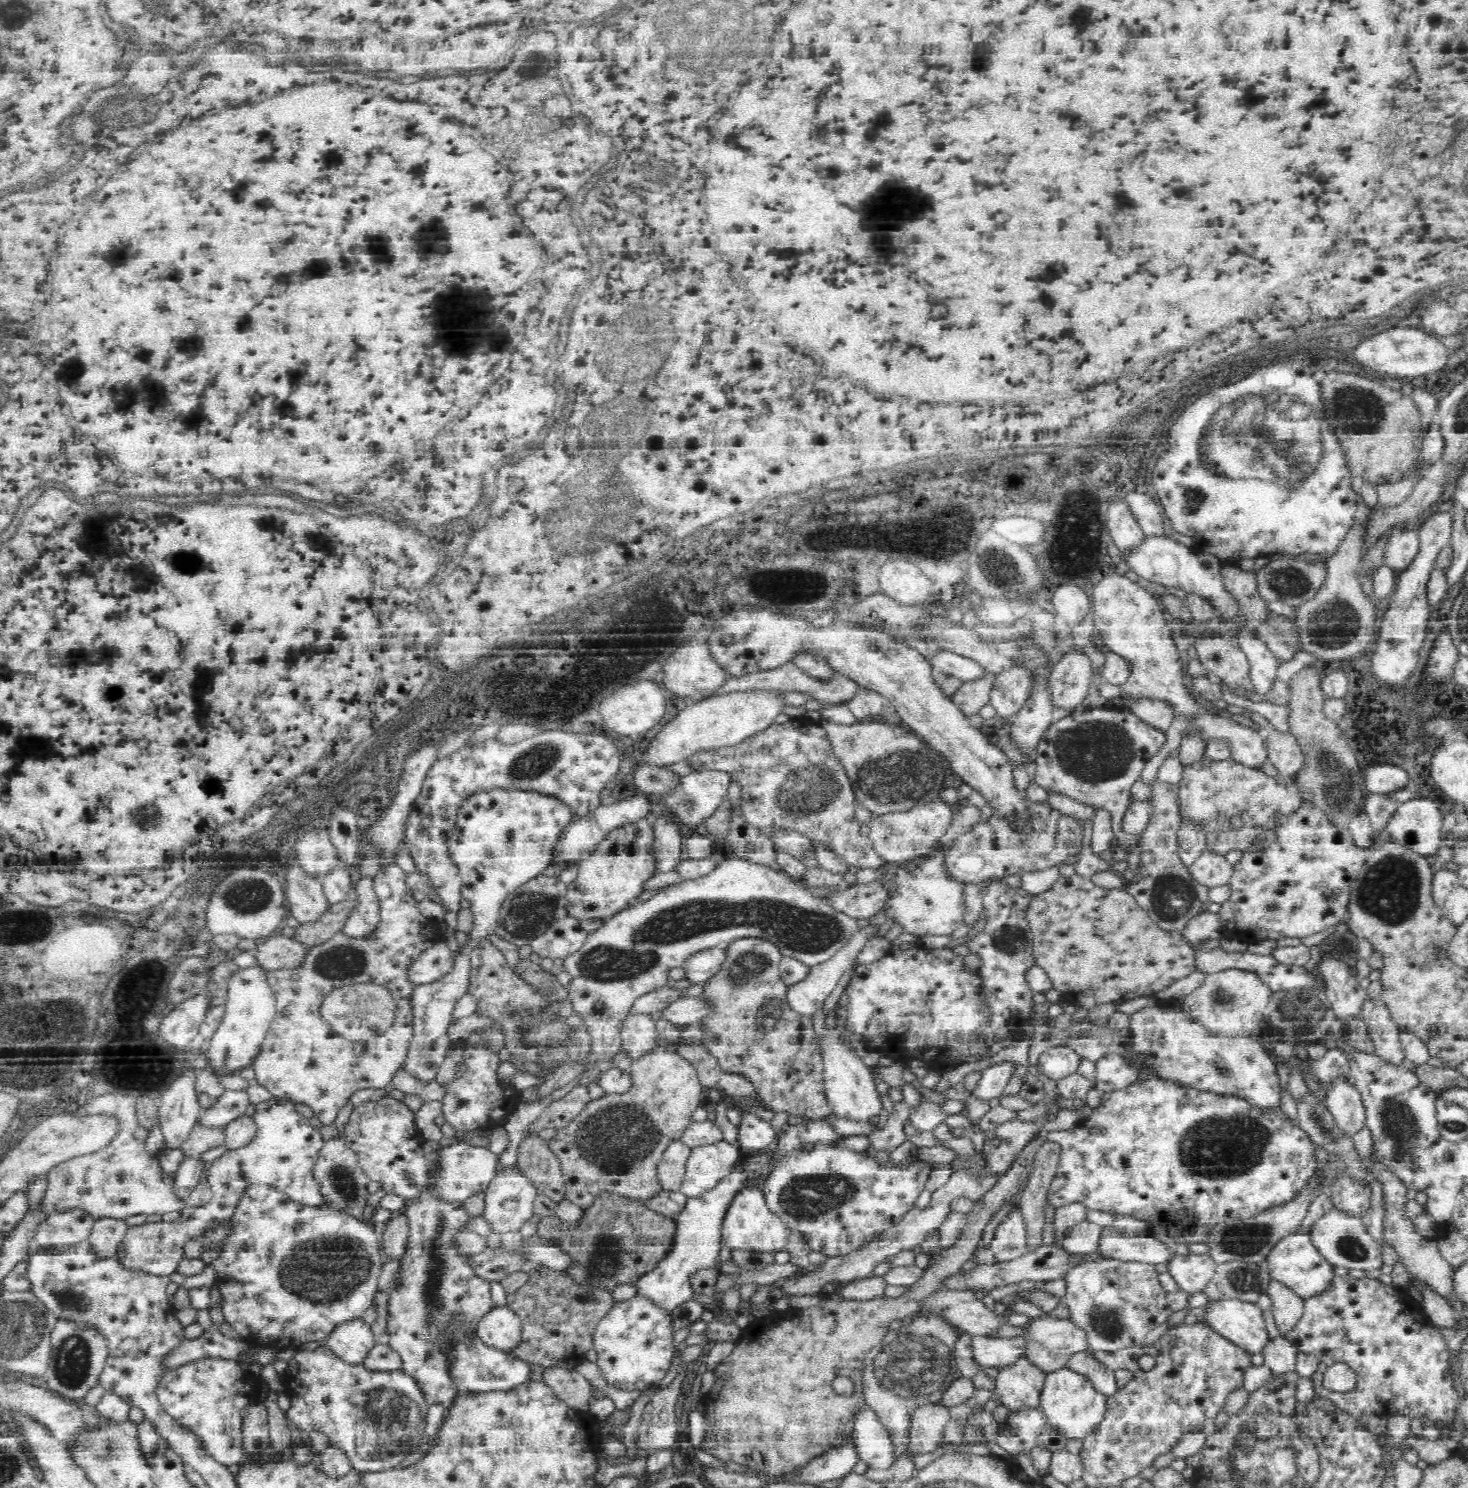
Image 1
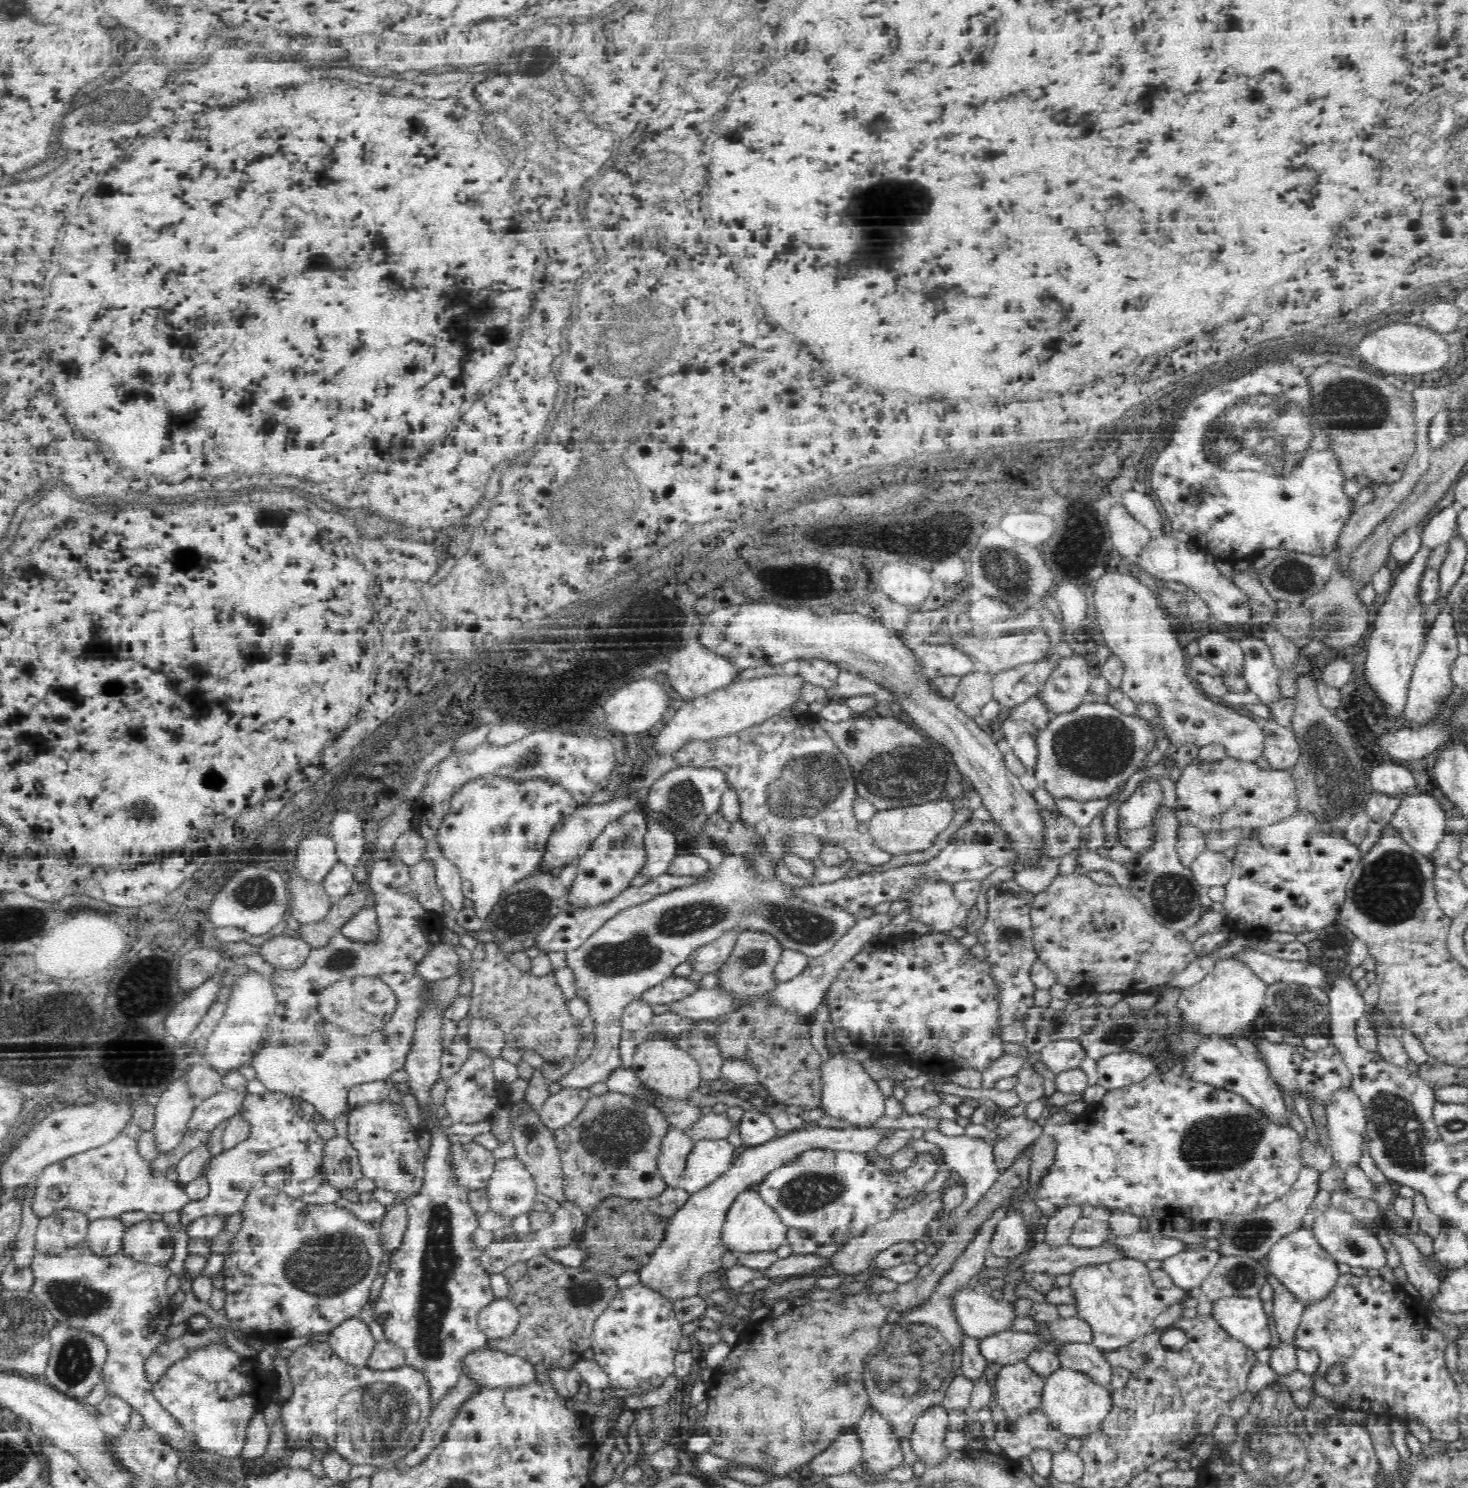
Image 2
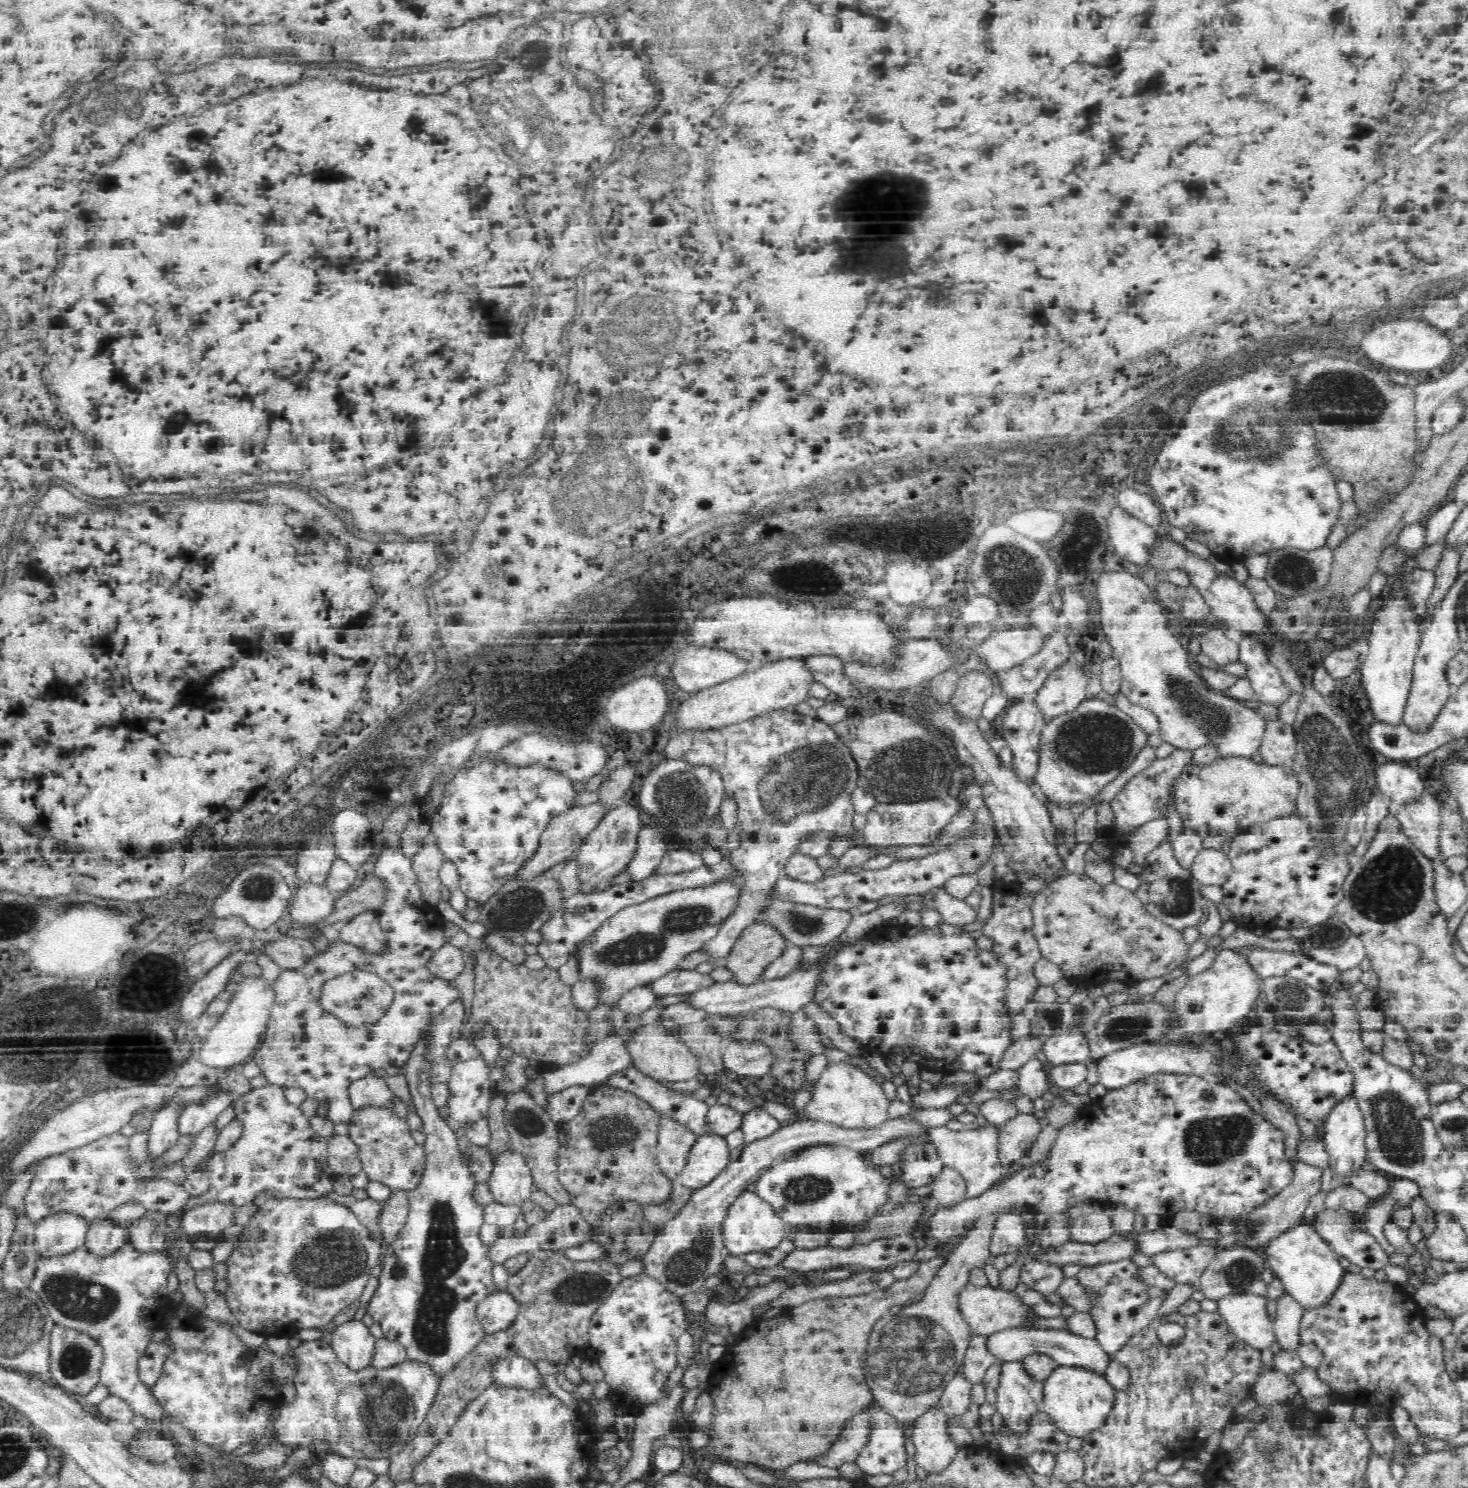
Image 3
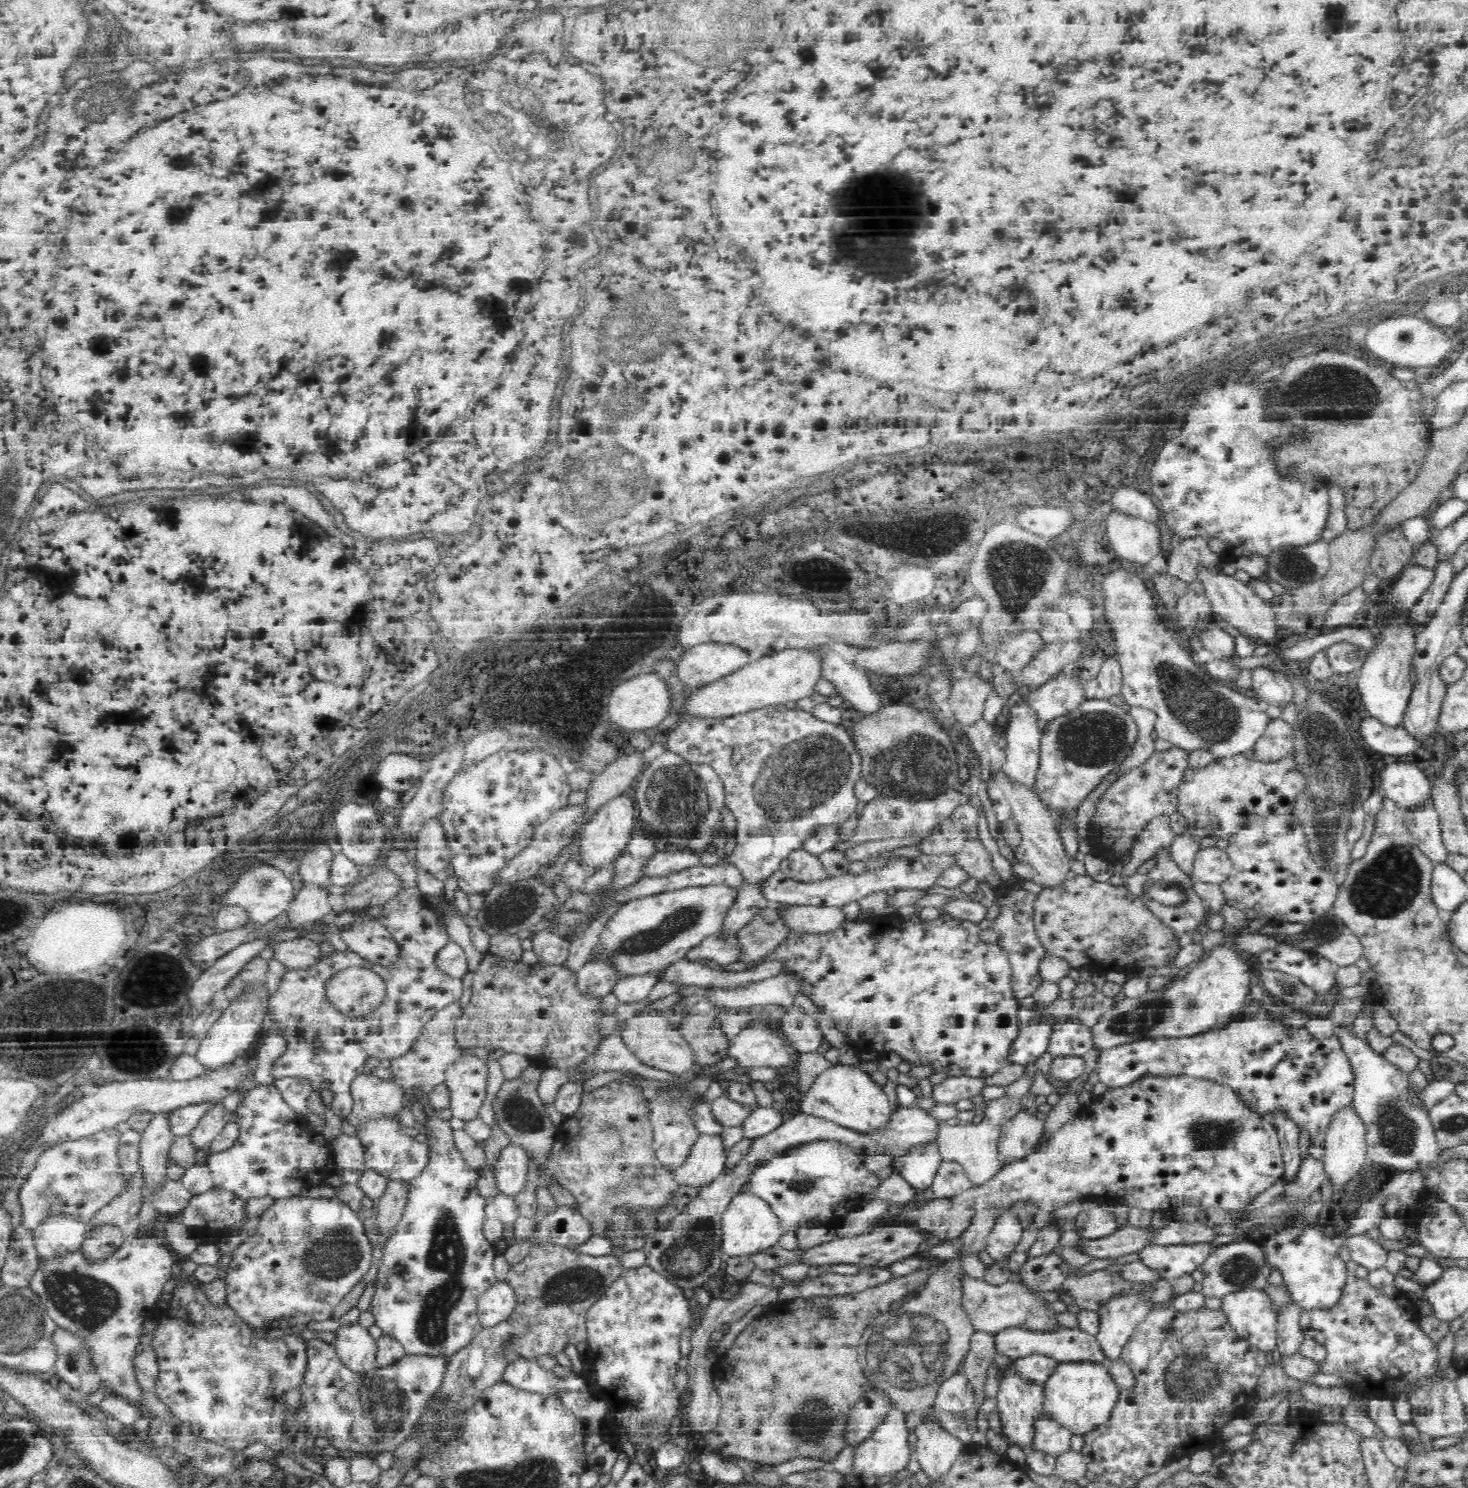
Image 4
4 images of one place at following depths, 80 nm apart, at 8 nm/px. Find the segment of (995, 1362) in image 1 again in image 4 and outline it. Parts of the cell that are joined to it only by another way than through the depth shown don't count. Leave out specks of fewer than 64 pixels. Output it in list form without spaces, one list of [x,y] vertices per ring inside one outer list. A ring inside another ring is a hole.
[[[1012,1327],[1001,1330],[999,1333],[994,1333],[994,1347],[1000,1356],[1011,1358],[1012,1362],[1016,1359],[1023,1359],[1029,1354],[1044,1354],[1050,1356],[1059,1363],[1074,1362],[1074,1363],[1092,1363],[1098,1365],[1106,1364],[1109,1359],[1102,1347],[1098,1344],[1097,1337],[1088,1333],[1083,1333],[1076,1327],[1056,1327],[1051,1330],[1032,1330],[1020,1327]]]

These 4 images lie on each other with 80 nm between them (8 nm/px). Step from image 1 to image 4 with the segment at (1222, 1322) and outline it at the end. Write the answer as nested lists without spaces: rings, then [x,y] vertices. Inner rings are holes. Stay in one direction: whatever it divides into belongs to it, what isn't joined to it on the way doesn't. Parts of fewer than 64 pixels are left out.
[[[1241,1290],[1221,1298],[1221,1311],[1226,1315],[1234,1332],[1252,1346],[1271,1352],[1277,1346],[1276,1318],[1277,1314],[1271,1309],[1271,1301],[1267,1293],[1258,1290]]]

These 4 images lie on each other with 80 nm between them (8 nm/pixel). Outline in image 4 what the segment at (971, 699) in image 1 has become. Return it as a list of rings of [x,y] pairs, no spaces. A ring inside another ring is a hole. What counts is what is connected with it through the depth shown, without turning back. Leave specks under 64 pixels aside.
[[[960,675],[947,701],[952,716],[962,725],[971,725],[983,718],[984,704],[992,692],[991,684],[976,675]]]

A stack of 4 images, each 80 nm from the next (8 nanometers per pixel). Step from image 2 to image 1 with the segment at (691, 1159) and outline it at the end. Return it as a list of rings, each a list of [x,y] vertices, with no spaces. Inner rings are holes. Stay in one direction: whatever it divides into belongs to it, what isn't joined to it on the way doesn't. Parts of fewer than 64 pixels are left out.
[[[724,1141],[692,1151],[685,1167],[684,1184],[679,1192],[687,1199],[704,1197],[737,1169],[736,1163],[741,1153],[737,1145]]]

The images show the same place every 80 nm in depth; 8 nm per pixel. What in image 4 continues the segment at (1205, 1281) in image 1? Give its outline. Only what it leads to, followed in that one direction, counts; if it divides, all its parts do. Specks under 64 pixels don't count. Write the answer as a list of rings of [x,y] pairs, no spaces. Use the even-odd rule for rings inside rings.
[[[1202,1243],[1192,1246],[1168,1246],[1168,1248],[1147,1247],[1140,1255],[1144,1264],[1172,1283],[1176,1278],[1194,1274],[1213,1250],[1211,1243]]]

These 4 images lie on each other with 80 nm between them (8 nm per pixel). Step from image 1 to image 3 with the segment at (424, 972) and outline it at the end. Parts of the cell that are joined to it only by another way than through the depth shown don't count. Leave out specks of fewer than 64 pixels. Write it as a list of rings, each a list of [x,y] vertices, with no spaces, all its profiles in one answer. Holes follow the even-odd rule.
[[[445,942],[431,953],[426,962],[426,970],[438,979],[452,981],[464,970],[461,948]]]

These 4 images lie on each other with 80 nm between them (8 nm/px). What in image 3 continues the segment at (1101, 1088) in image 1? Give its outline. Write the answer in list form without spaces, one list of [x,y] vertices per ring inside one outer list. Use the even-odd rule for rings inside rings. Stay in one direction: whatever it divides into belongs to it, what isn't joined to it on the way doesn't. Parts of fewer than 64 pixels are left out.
[[[1172,1043],[1141,1044],[1107,1054],[1097,1060],[1099,1082],[1109,1090],[1128,1086],[1142,1080],[1145,1076],[1158,1072],[1194,1074],[1194,1076],[1206,1078],[1208,1082],[1214,1082],[1214,1078],[1210,1078],[1210,1074],[1206,1074],[1206,1070],[1210,1070],[1210,1066],[1214,1066],[1214,1058],[1210,1058],[1210,1049],[1186,1049],[1182,1044]]]

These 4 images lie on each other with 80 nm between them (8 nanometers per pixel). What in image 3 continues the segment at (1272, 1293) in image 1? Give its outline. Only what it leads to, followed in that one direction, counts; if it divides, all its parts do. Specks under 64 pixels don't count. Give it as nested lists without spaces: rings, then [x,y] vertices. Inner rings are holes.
[[[1287,1292],[1276,1299],[1276,1317],[1272,1327],[1275,1340],[1282,1349],[1290,1348],[1296,1351],[1301,1345],[1298,1332],[1304,1311],[1305,1308]]]

